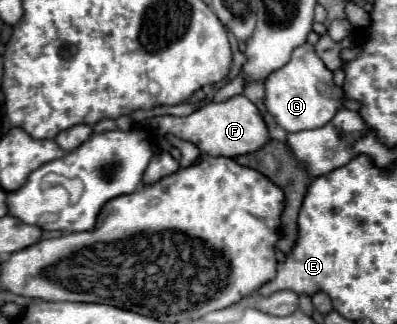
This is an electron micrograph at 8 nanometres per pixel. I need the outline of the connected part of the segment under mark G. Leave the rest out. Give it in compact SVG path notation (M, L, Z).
M304 43L294 49L292 59L264 81L264 107L286 133L316 129L326 125L342 107L344 91L334 83L334 73L318 59L314 47Z

